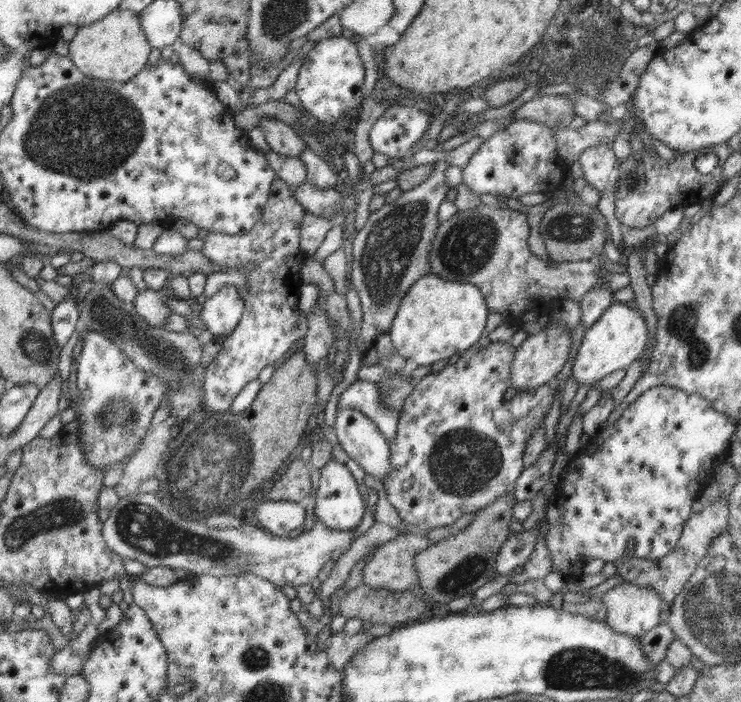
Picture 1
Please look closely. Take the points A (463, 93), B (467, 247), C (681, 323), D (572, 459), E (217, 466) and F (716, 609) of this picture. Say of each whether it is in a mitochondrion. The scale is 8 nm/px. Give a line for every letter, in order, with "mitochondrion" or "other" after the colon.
A: other
B: mitochondrion
C: mitochondrion
D: other
E: mitochondrion
F: mitochondrion

